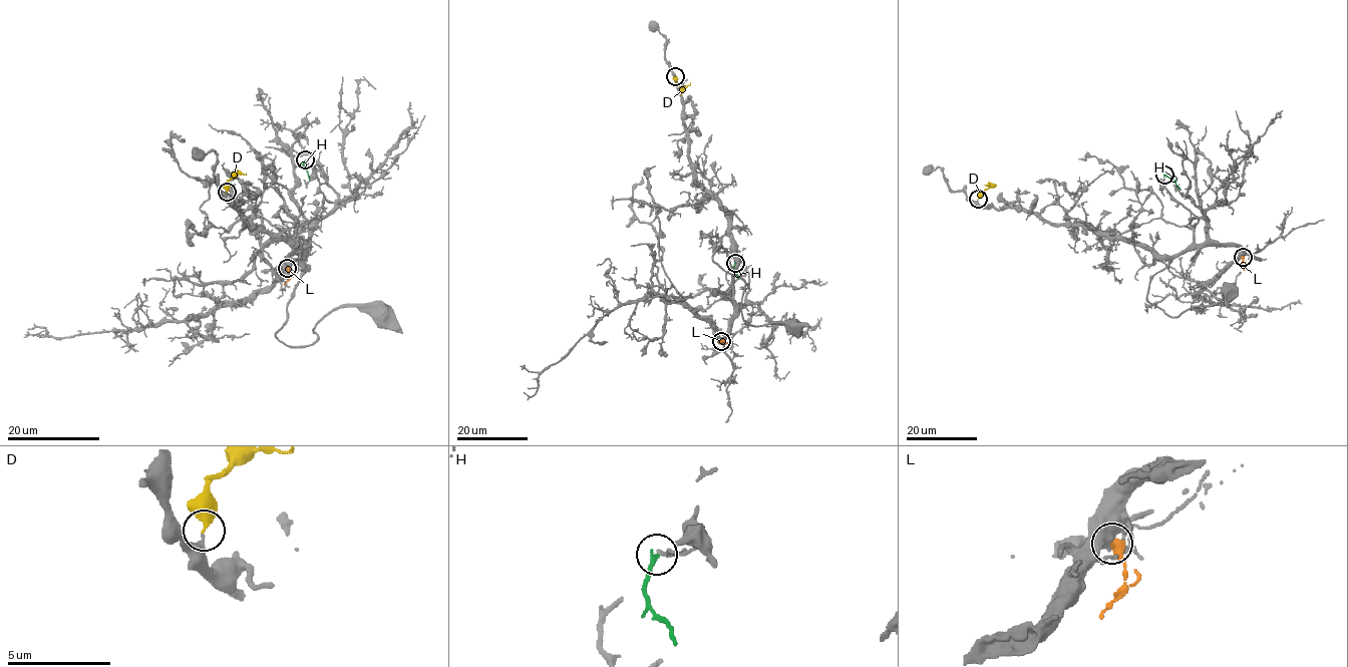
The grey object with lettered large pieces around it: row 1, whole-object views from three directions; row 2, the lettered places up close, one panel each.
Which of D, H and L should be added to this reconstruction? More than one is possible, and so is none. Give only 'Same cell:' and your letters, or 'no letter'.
Same cell: D

